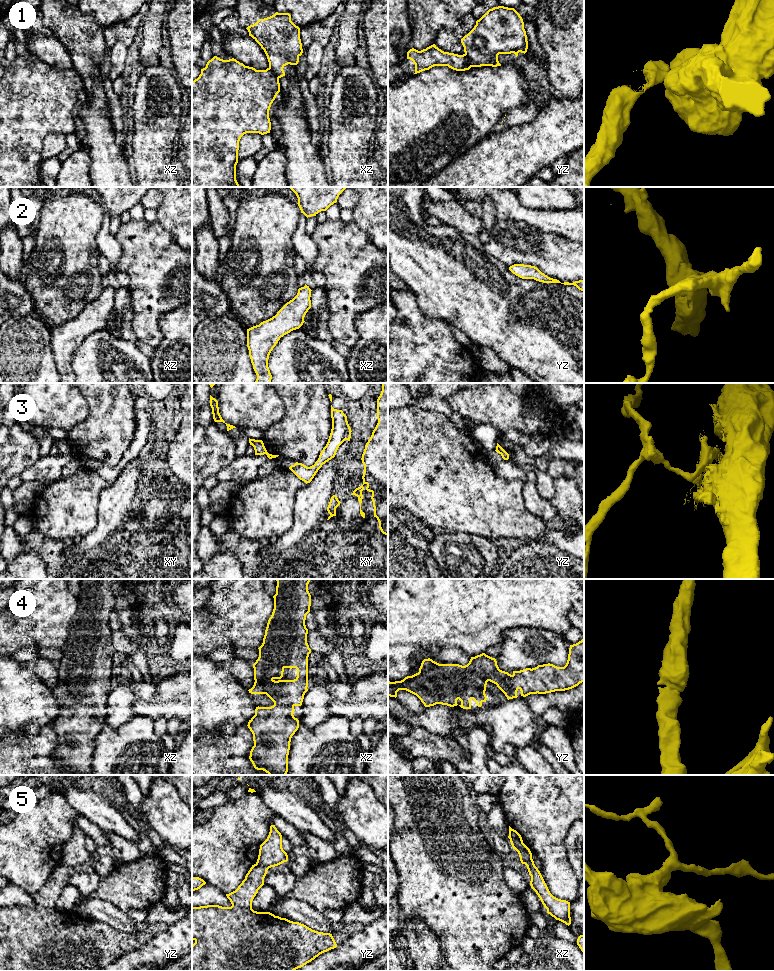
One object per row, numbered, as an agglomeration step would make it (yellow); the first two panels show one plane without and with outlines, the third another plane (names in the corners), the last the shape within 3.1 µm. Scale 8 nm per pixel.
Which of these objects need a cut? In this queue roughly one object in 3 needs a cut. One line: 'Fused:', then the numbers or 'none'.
Fused: 1, 5

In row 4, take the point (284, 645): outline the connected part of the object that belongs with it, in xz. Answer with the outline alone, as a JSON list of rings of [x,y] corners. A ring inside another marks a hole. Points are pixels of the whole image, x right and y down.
[[[276,579],[274,609],[268,620],[259,657],[253,664],[254,685],[251,694],[266,694],[273,702],[271,707],[256,707],[255,715],[249,720],[248,728],[253,734],[254,746],[249,759],[257,770],[269,775],[286,775],[288,755],[292,736],[299,728],[299,720],[294,717],[295,706],[301,706],[308,691],[308,657],[311,649],[307,643],[308,629],[306,615],[310,612],[311,595],[308,584],[311,579]],[[285,668],[296,668],[294,680],[282,680]]]

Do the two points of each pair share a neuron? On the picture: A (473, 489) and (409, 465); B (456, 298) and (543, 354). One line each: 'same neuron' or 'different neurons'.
A: same neuron
B: same neuron

